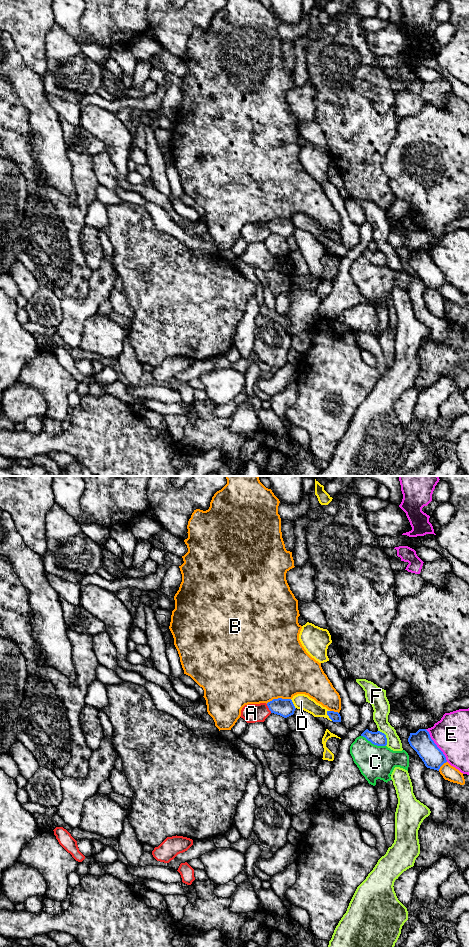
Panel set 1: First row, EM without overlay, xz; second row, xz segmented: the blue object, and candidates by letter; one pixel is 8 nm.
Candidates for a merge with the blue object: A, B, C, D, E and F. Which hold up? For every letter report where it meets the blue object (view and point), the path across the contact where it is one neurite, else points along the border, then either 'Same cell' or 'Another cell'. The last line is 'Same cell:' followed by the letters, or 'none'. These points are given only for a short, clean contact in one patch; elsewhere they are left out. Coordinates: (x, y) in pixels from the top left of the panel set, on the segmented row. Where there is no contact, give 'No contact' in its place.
A: Touches blue at xz (268, 707). Boundary: xz (266, 704), (271, 712). Another cell
B: Touches blue at xz (278, 698). Another cell
C: Touches blue at xz (373, 743). Another cell
D: Touches blue at xz (327, 714). Boundary: xz (327, 710), (327, 715), (332, 720). Another cell
E: Touches blue at xz (436, 745). Another cell
F: Touches blue at xz (385, 737). Boundary: xz (378, 730), (385, 735), (386, 745). Another cell
Same cell: none

